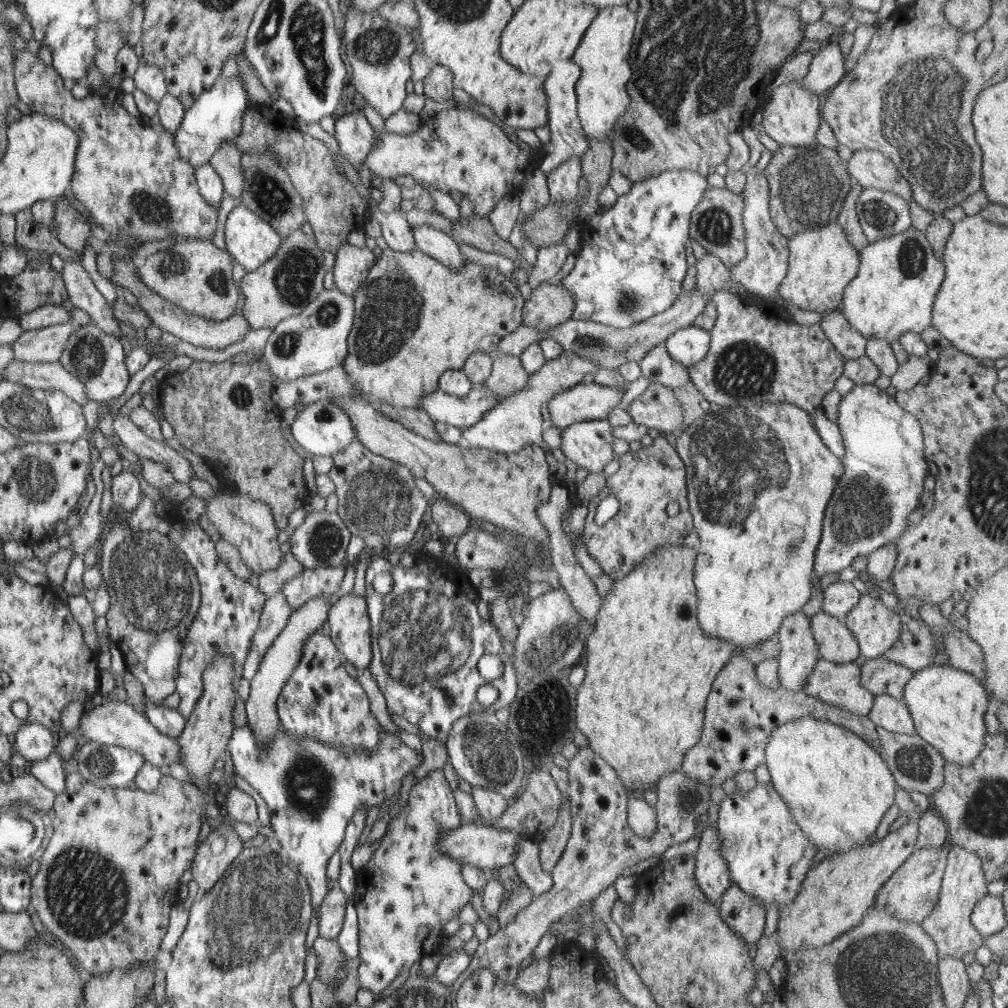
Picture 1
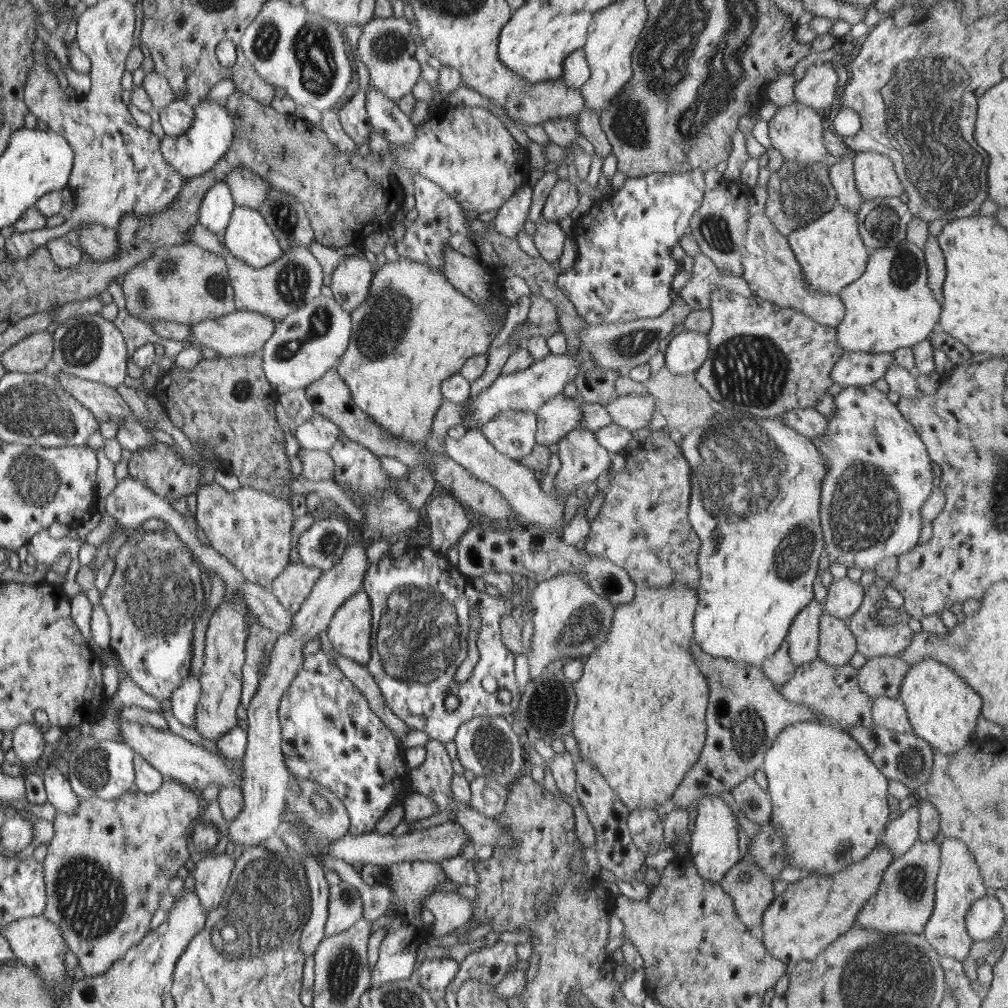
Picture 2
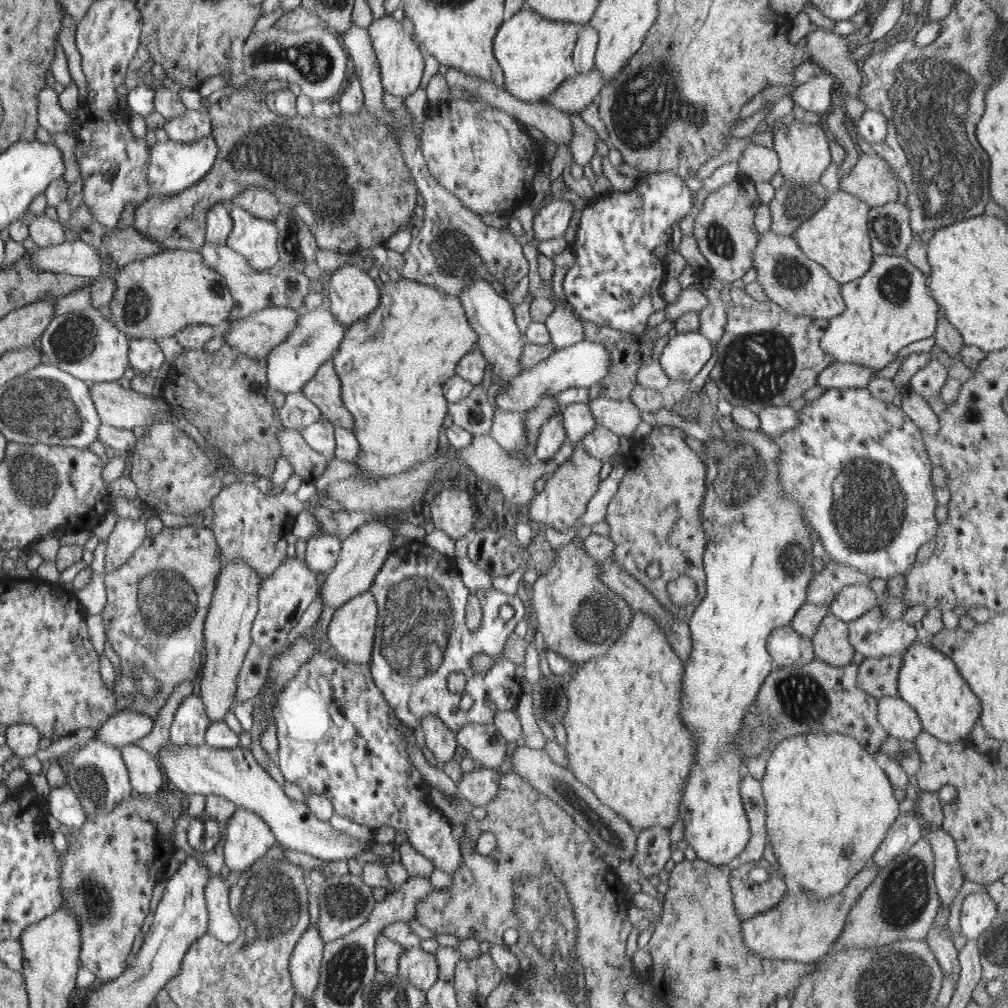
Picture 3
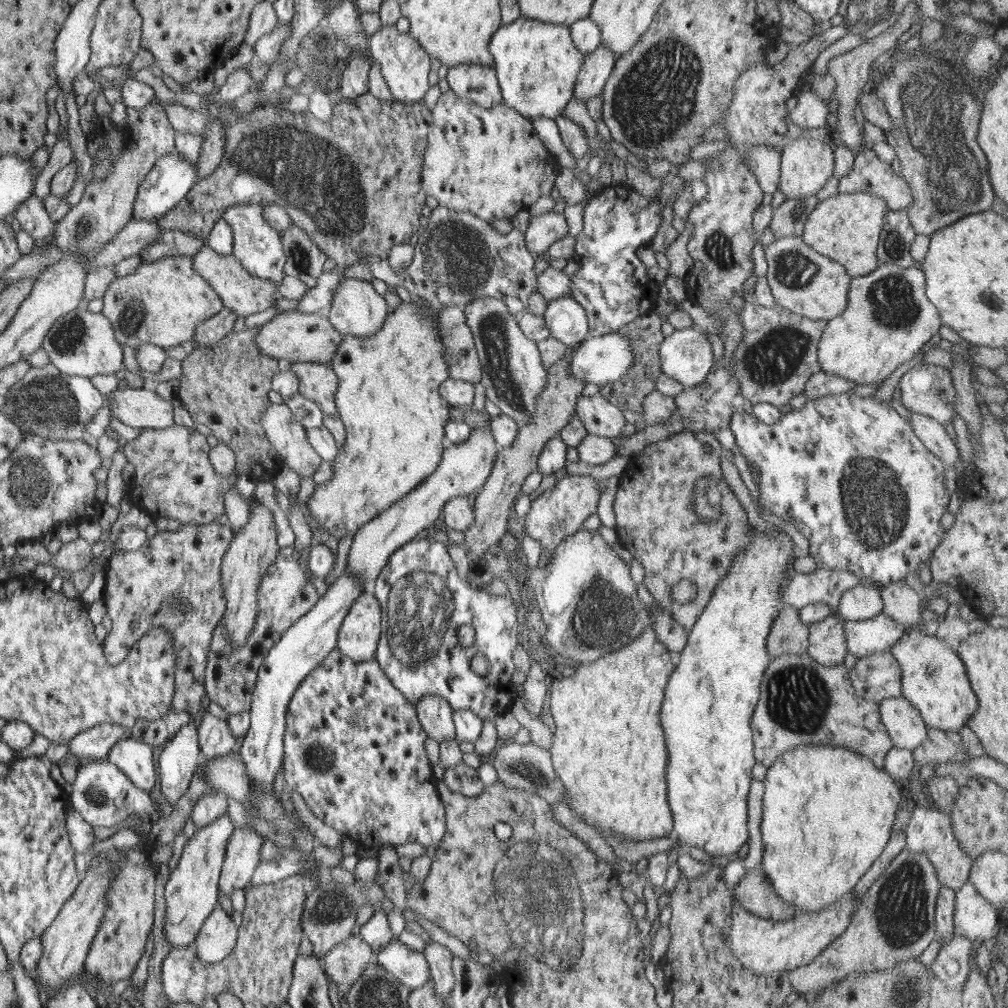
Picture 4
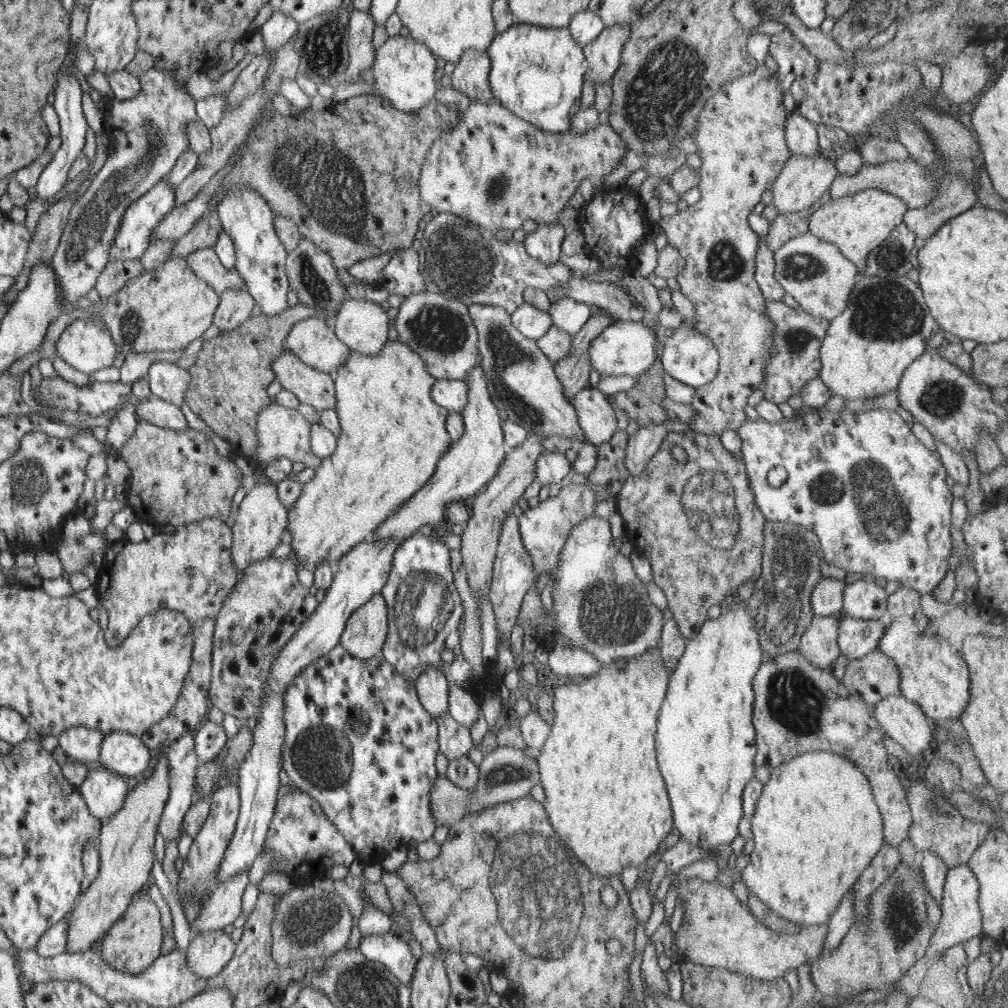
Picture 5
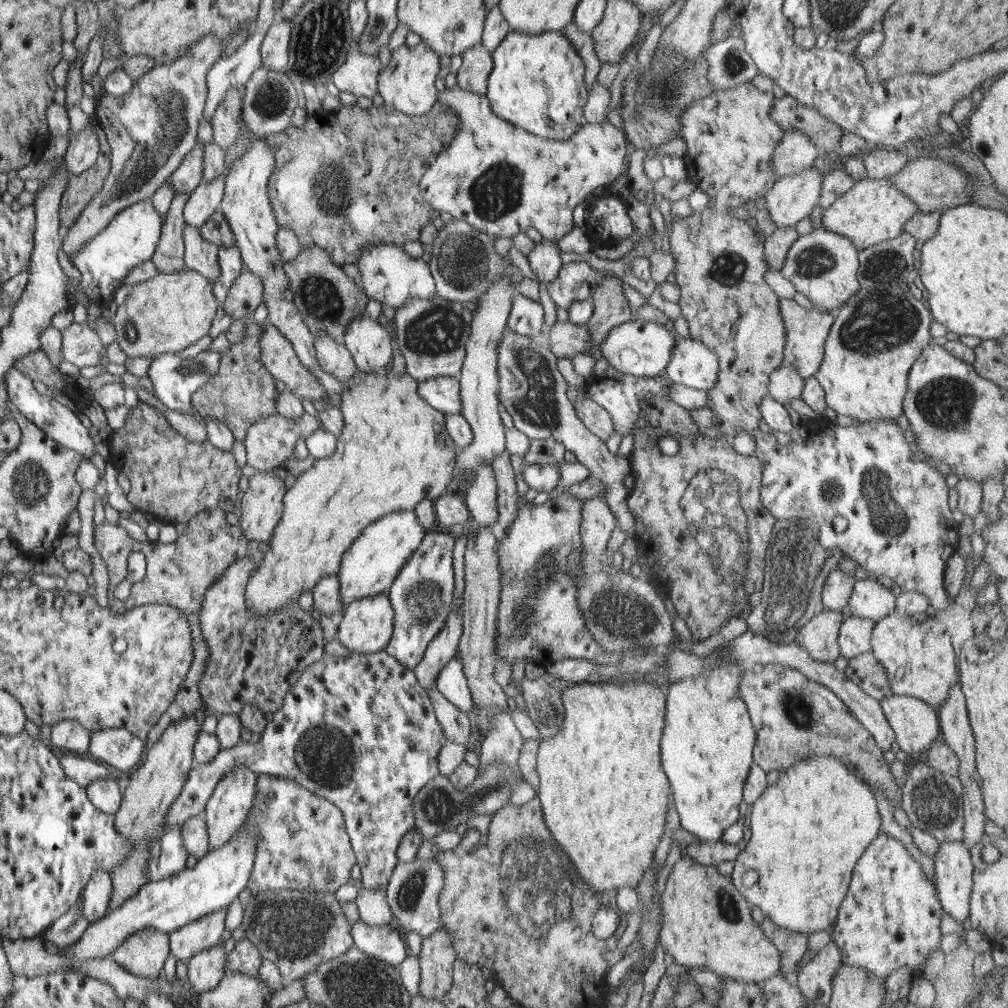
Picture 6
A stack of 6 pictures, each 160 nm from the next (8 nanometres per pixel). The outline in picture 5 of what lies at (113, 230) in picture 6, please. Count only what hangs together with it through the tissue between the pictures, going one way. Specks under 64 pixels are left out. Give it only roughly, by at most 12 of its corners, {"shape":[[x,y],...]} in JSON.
{"shape":[[165,178],[122,216],[108,262],[140,258],[174,208]]}

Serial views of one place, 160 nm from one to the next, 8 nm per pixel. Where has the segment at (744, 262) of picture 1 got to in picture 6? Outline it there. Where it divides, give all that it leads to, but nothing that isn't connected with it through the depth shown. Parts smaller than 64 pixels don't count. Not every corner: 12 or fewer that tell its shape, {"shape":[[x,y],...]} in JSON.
{"shape":[[823,228],[779,272],[818,310],[858,291],[858,250]]}

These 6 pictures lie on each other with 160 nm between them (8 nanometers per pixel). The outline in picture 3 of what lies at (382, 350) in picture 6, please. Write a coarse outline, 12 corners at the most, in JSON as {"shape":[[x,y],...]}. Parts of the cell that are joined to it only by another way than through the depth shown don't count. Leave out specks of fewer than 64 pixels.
{"shape":[[357,264],[330,276],[328,306],[345,327],[373,312],[375,282]]}

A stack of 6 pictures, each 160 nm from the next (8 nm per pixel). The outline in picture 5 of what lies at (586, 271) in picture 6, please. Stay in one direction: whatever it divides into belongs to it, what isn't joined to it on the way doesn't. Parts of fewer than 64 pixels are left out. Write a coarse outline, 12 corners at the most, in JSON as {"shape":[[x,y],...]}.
{"shape":[[451,213],[418,237],[424,290],[510,315],[571,278]]}

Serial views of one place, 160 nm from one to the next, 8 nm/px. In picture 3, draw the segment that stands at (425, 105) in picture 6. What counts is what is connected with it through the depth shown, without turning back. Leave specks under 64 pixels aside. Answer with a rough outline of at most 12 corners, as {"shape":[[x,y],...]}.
{"shape":[[373,19],[366,29],[382,90],[409,97],[423,58],[400,22]]}

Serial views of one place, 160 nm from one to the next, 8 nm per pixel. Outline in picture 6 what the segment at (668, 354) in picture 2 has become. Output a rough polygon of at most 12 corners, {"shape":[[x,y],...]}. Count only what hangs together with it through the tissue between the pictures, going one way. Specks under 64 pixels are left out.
{"shape":[[677,337],[663,374],[706,391],[715,384],[715,353]]}

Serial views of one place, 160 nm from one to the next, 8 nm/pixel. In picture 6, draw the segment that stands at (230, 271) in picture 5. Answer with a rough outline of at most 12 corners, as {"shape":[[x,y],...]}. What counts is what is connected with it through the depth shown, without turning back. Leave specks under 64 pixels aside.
{"shape":[[184,226],[184,266],[213,282],[219,248]]}

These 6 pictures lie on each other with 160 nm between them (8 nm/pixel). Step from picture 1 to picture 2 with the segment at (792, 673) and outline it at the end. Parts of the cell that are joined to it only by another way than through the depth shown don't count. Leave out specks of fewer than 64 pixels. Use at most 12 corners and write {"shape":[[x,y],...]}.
{"shape":[[813,598],[784,640],[795,666],[817,657],[823,606]]}

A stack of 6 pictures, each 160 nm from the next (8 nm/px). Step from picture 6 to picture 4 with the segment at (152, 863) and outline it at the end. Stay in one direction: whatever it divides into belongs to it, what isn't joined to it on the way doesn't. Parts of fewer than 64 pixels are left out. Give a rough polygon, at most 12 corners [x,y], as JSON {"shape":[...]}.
{"shape":[[197,722],[157,756],[159,792],[173,807],[201,761]]}

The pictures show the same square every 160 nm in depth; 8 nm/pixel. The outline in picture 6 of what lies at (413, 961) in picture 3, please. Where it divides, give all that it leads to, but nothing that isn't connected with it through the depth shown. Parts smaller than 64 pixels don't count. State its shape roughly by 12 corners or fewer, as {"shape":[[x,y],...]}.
{"shape":[[394,925],[351,926],[355,950],[398,967],[406,958]]}

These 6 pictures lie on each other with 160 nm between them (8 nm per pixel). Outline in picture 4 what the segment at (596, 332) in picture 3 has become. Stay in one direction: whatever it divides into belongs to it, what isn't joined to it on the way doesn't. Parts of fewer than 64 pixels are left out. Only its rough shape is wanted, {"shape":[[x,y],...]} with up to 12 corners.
{"shape":[[651,310],[615,331],[634,356],[599,394],[642,415],[643,397],[661,373],[661,317]]}

